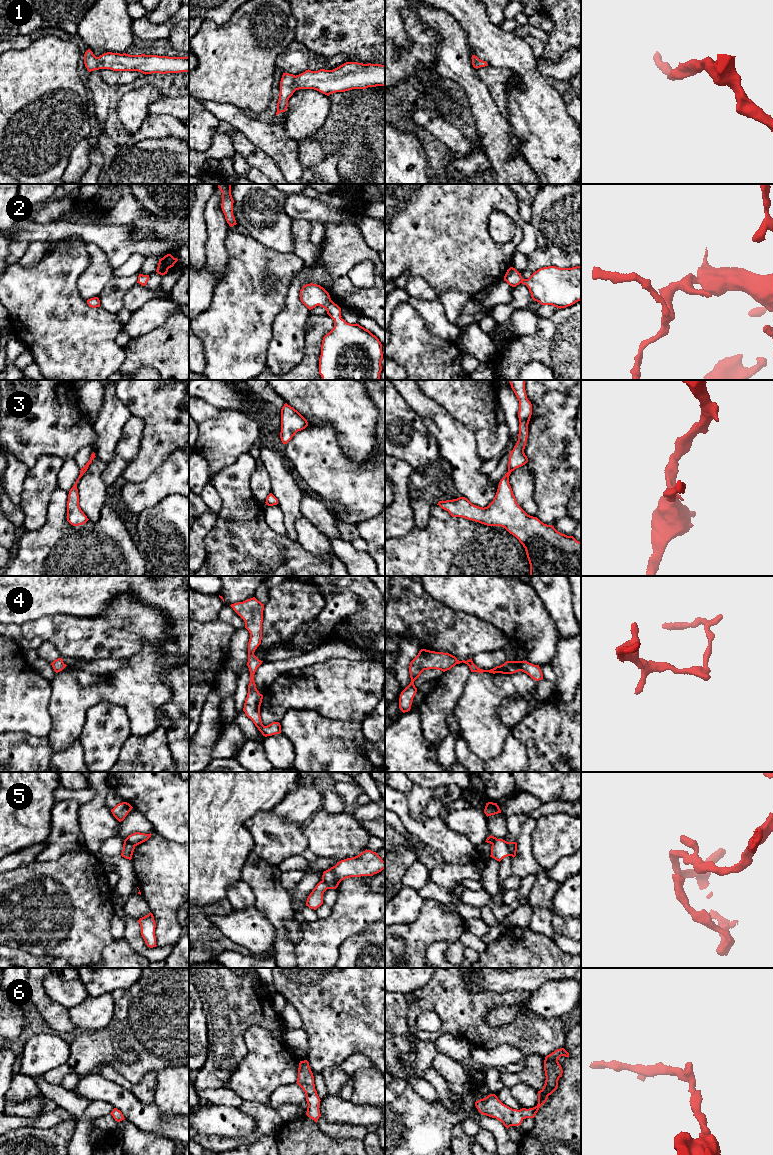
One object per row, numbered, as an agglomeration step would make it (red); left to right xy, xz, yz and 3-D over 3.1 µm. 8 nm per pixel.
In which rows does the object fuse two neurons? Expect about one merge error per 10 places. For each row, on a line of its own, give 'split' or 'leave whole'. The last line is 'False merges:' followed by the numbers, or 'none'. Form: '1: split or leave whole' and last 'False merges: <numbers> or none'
1: leave whole
2: leave whole
3: leave whole
4: leave whole
5: split
6: leave whole
False merges: 5

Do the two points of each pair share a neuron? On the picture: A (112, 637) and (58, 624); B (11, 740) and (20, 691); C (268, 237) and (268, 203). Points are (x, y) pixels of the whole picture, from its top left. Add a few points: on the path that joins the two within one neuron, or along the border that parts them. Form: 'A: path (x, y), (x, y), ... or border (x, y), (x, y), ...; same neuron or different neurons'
A: path (99, 637), (73, 637), (71, 635); same neuron
B: border (10, 731), (25, 731), (36, 736); different neurons
C: path (268, 229), (268, 211); same neuron

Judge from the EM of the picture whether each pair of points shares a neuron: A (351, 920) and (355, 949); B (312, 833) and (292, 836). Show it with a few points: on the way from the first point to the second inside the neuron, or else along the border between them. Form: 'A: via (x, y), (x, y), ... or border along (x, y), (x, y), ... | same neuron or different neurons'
A: border along (373, 923), (351, 935), (338, 954) | different neurons
B: border along (305, 823), (303, 835), (306, 838), (308, 848) | different neurons

